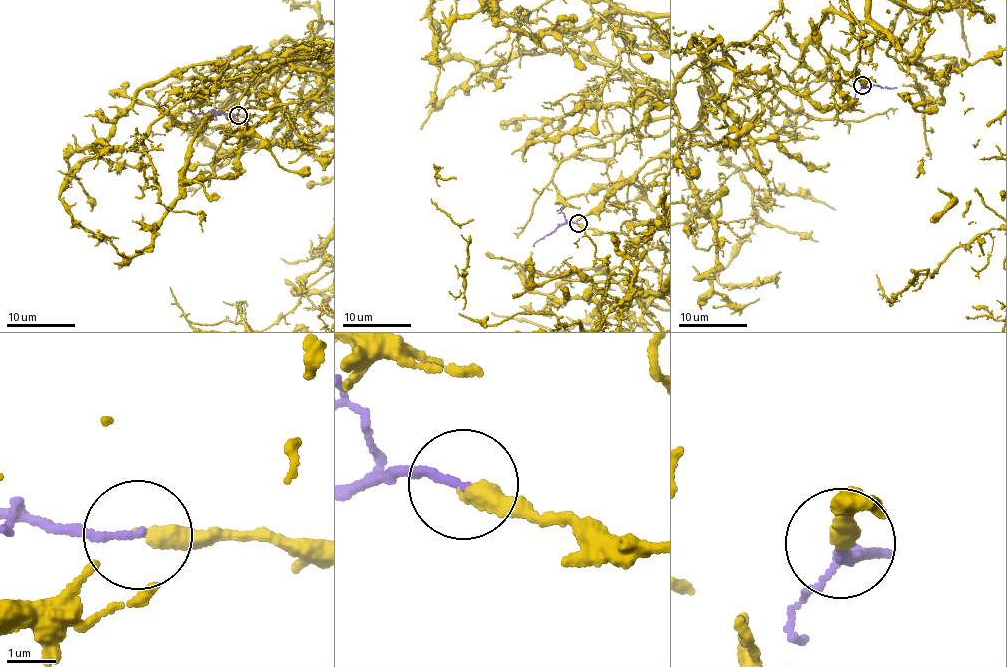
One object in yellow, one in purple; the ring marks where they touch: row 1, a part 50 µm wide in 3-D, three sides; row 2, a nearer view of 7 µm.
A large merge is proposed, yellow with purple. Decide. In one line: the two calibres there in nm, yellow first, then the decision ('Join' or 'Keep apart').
Thickness 360 nm (yellow) against 150 nm. Join

